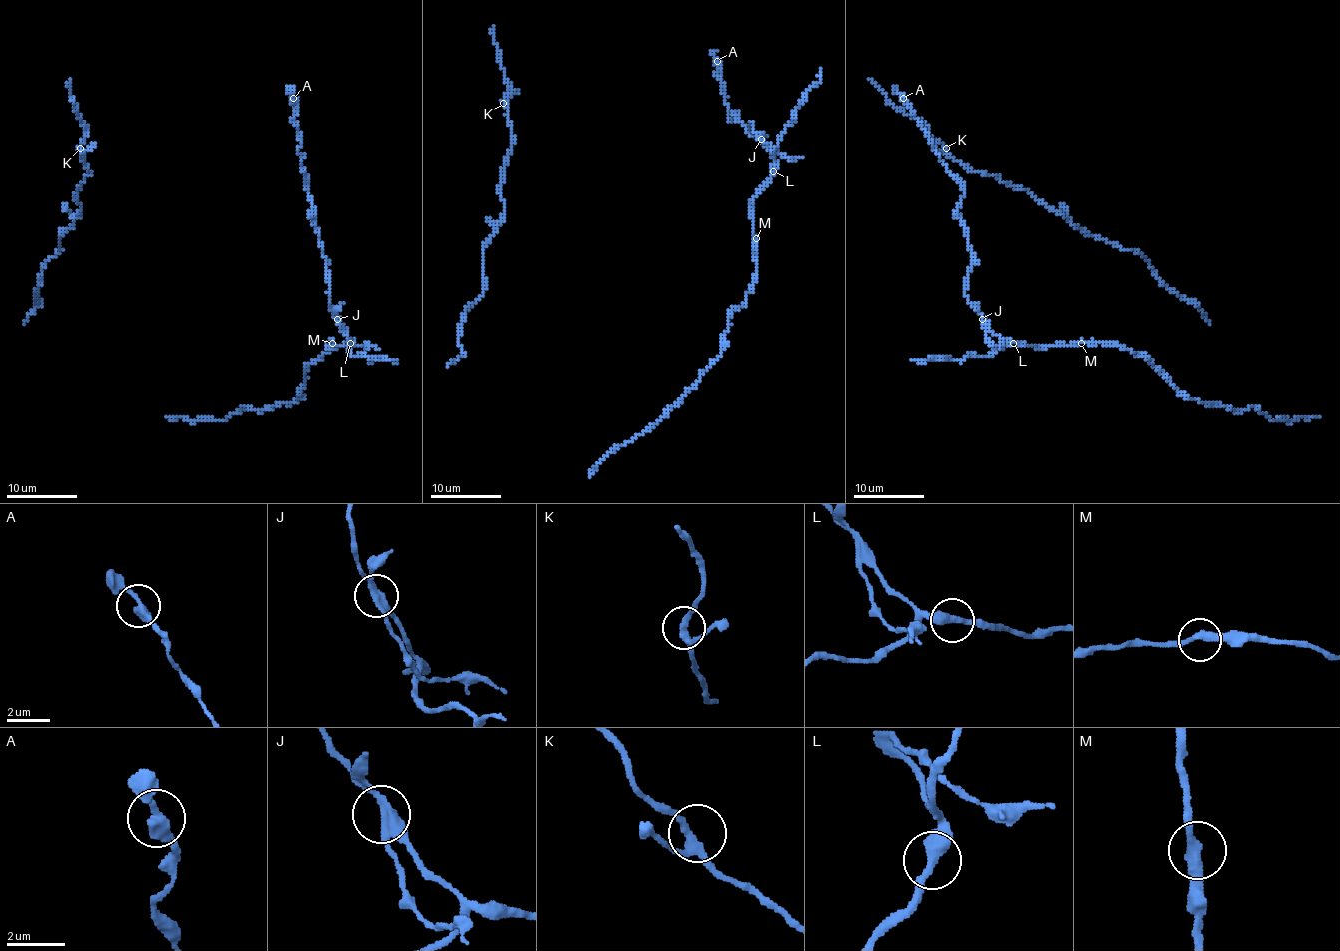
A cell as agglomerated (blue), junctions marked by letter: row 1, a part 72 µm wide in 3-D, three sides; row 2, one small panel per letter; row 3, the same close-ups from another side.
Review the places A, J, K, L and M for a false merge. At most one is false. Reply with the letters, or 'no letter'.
J

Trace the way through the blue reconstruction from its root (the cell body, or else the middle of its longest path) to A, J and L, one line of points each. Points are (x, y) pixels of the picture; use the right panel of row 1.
A: (949, 172), (923, 124), (914, 116), (912, 107), (903, 98)
J: (949, 172), (963, 190), (956, 217), (963, 226), (972, 254), (965, 297), (981, 318)
L: (949, 172), (963, 190), (956, 217), (963, 226), (972, 254), (965, 297), (995, 334), (1013, 343)

